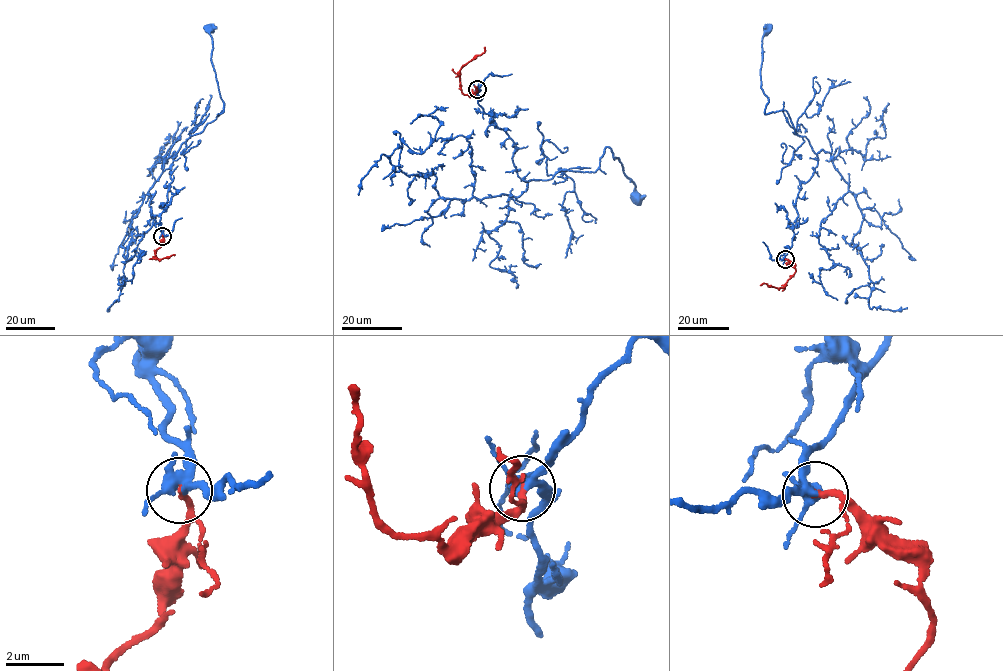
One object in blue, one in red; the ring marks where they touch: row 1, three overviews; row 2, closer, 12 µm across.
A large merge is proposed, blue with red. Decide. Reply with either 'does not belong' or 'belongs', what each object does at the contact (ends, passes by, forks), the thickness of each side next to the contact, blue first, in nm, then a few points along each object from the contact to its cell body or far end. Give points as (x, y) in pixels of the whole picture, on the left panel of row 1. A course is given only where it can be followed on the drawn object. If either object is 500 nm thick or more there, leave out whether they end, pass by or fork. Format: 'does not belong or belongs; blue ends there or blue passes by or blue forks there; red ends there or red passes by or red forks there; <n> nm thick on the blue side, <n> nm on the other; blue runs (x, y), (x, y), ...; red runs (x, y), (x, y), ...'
belongs; blue forks there; red ends there; 320 nm thick on the blue side, 220 nm on the other; blue runs (162, 236), (159, 221), (172, 180), (169, 173), (173, 157), (191, 136), (223, 112), (211, 60), (209, 28); red runs (162, 236), (155, 258), (174, 254)

